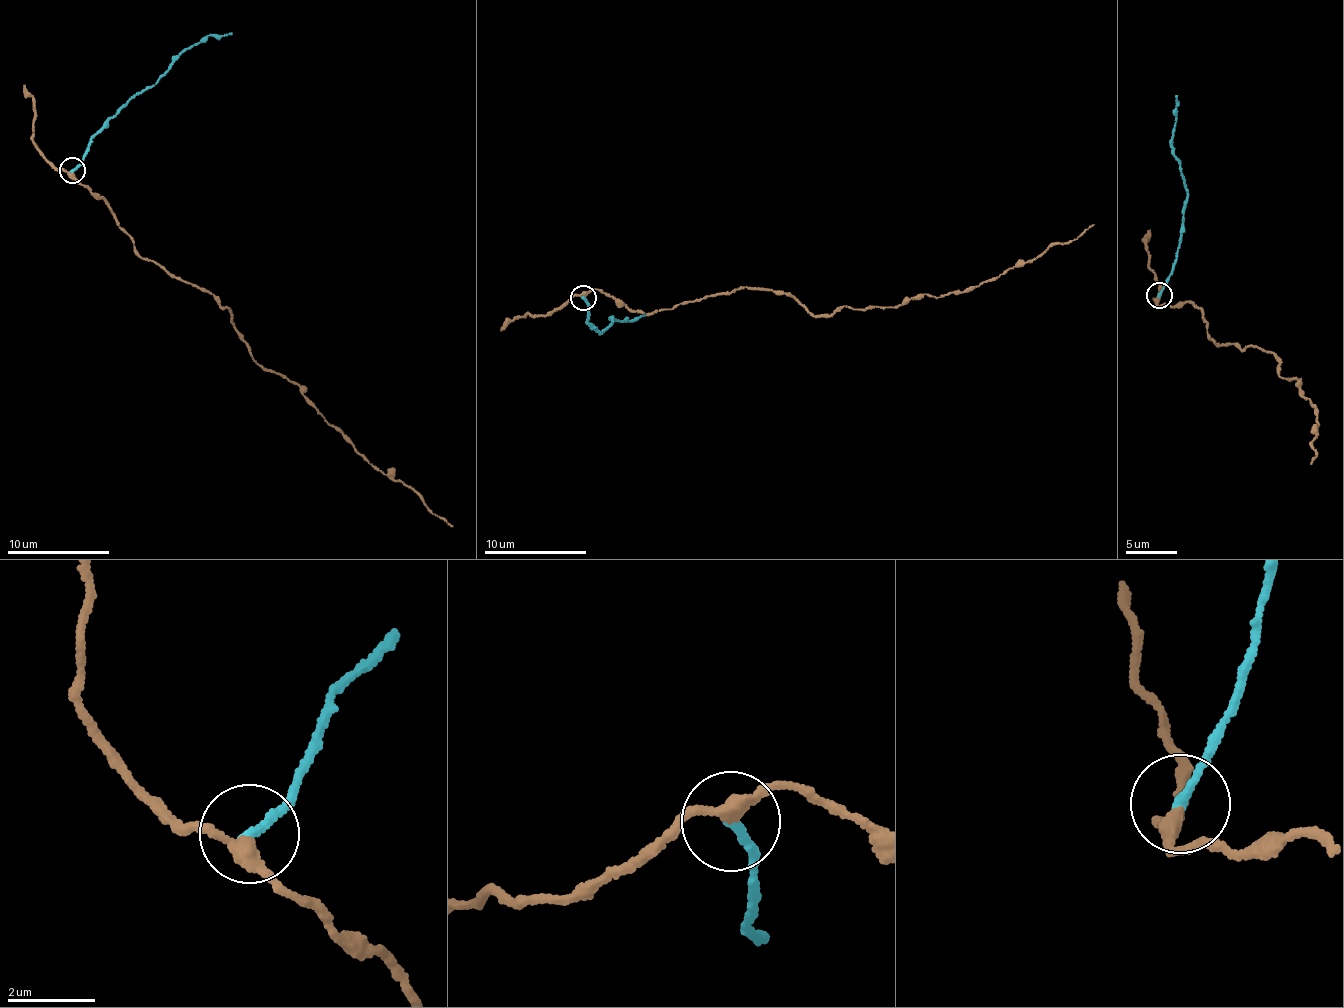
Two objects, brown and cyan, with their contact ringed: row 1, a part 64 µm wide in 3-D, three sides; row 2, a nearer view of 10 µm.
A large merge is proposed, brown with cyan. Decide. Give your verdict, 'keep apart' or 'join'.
keep apart

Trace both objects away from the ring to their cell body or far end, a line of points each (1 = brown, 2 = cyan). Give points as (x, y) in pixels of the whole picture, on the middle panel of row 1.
1: (583, 297), (596, 290), (647, 314), (740, 286), (794, 296), (814, 315), (896, 308), (988, 282), (1095, 225)
2: (582, 298), (587, 306), (586, 322), (599, 334), (613, 317), (628, 321), (645, 315)

